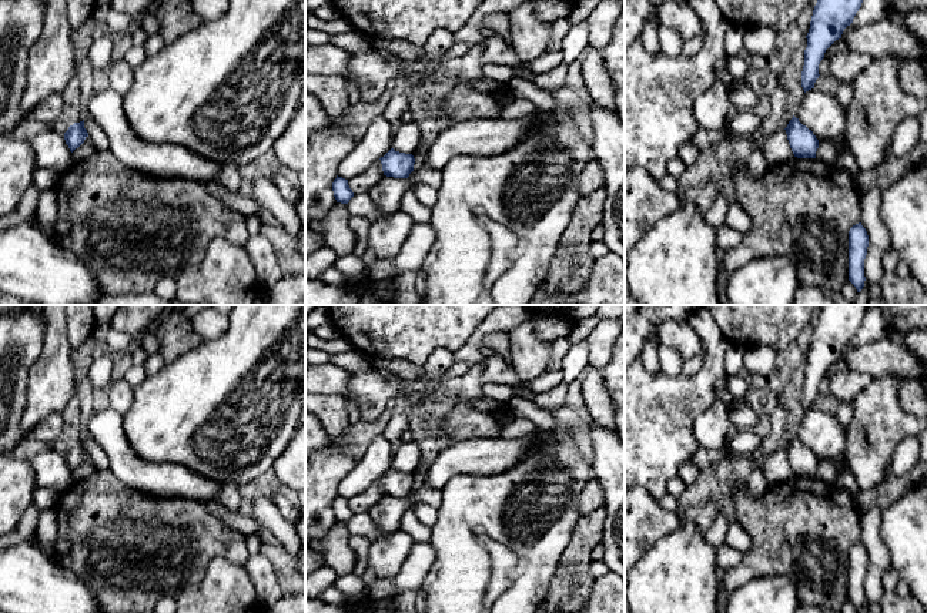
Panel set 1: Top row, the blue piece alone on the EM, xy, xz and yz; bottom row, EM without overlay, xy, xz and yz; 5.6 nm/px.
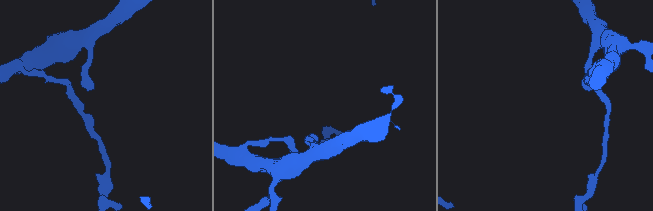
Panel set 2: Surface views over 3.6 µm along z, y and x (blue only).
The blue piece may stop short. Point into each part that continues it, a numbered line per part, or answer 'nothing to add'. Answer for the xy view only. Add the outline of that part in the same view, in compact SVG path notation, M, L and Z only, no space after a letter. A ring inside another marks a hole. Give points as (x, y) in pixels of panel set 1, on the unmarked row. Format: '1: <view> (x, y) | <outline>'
nothing to add

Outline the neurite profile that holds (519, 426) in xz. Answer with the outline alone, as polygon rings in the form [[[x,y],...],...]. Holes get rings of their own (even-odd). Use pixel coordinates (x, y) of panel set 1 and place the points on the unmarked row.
[[[515,418],[511,423],[502,426],[501,436],[502,439],[519,439],[522,436],[535,433],[535,425],[523,418]]]

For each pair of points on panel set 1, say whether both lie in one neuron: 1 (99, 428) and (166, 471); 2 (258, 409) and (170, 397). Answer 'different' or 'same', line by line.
1: same
2: same

